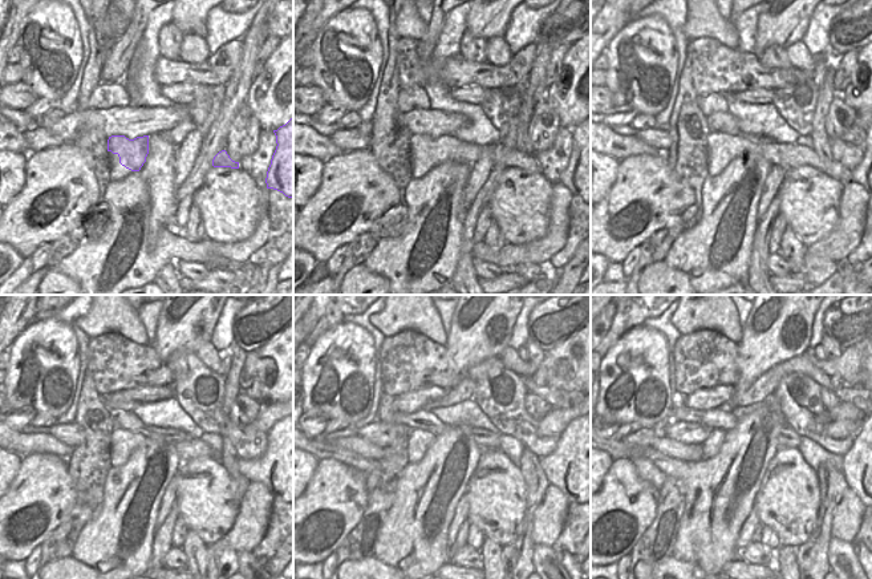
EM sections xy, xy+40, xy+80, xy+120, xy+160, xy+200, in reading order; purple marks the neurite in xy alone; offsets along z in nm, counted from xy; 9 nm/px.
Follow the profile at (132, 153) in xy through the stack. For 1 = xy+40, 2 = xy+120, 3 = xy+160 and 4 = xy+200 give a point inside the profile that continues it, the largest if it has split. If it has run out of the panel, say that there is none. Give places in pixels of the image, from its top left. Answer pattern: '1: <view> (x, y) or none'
1: xy+40 (430, 152)
2: xy+120 (266, 469)
3: xy+160 (563, 468)
4: xy+200 (860, 465)

